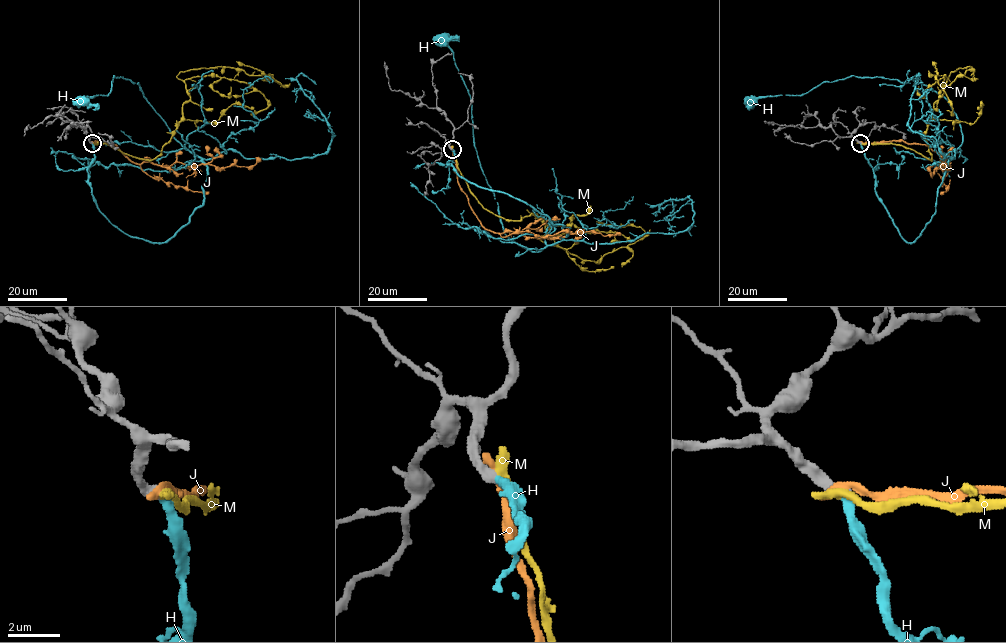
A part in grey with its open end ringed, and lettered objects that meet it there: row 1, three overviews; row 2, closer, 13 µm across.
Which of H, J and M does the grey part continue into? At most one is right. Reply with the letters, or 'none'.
H

